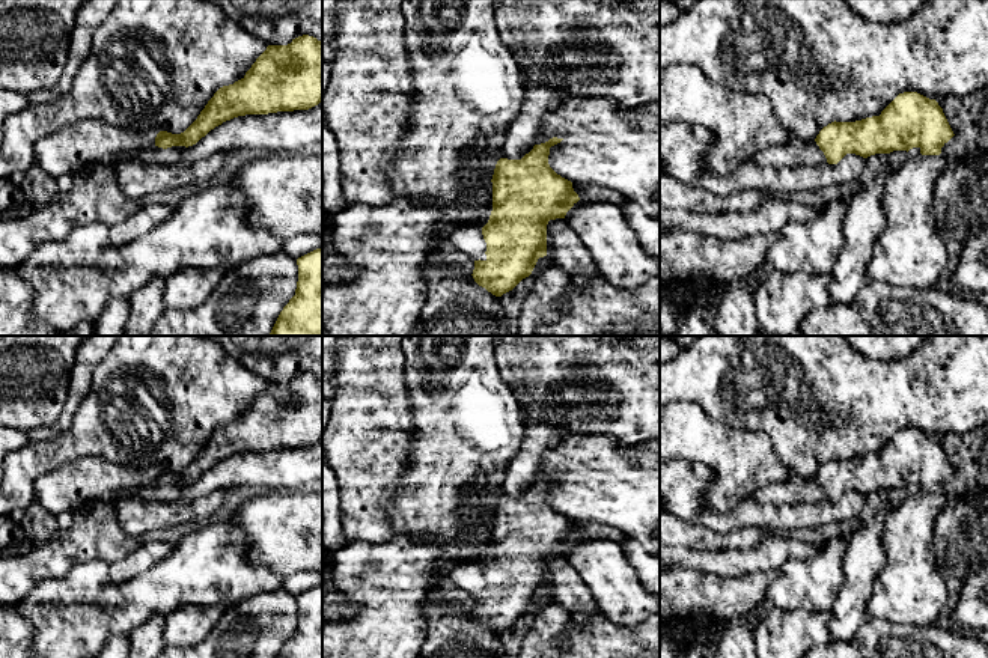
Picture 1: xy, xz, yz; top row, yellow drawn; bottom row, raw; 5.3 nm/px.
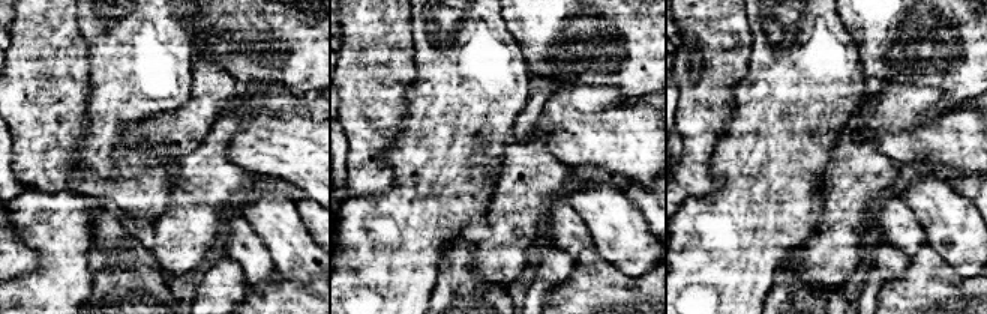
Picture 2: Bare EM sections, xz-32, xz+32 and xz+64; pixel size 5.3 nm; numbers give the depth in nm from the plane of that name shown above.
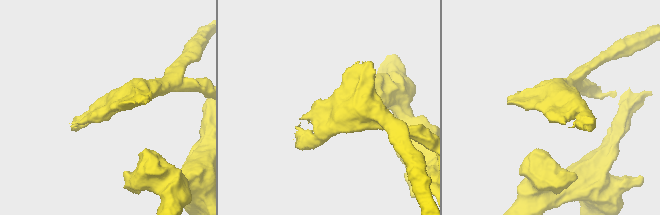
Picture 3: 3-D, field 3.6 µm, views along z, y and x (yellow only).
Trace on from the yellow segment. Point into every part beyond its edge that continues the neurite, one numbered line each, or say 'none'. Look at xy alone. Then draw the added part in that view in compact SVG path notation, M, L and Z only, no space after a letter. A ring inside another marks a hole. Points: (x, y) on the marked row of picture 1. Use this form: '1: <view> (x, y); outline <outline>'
none

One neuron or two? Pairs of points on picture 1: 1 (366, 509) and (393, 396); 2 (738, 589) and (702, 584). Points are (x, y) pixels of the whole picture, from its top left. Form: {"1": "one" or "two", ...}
{"1": "one", "2": "one"}

